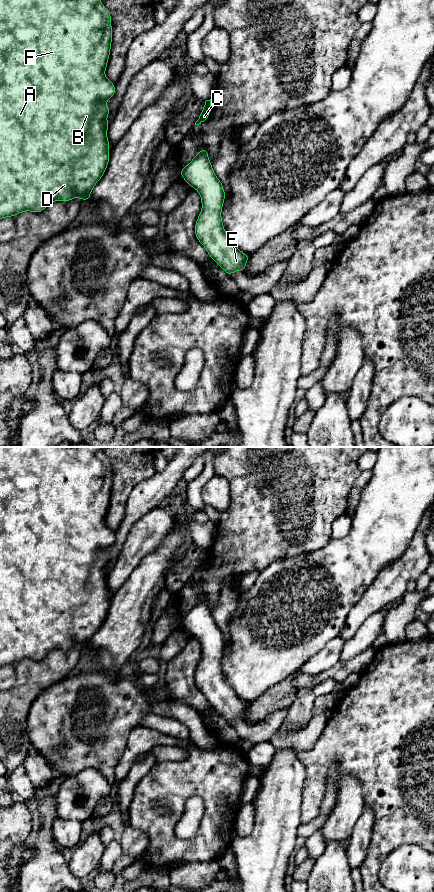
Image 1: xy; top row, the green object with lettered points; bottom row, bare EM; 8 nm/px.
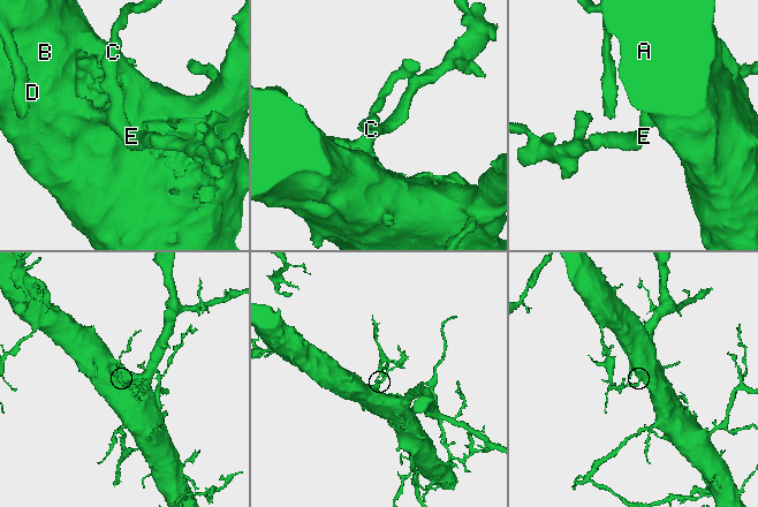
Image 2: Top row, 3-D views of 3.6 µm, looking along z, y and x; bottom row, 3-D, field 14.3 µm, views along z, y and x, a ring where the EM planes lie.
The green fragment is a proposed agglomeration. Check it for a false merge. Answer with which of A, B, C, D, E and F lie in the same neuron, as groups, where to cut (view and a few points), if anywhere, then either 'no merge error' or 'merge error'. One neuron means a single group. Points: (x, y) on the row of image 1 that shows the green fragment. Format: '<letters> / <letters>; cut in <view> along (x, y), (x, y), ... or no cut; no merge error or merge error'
A B C D E F; no cut; no merge error

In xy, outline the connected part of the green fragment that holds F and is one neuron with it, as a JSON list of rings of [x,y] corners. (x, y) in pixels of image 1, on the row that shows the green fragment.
[[[0,0],[0,219],[16,216],[23,211],[42,212],[53,201],[70,201],[75,197],[89,200],[92,189],[102,178],[108,162],[110,143],[107,138],[109,121],[106,120],[110,109],[106,101],[115,95],[115,86],[105,76],[112,42],[111,15],[100,0]]]

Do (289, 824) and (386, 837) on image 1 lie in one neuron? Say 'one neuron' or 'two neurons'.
two neurons

